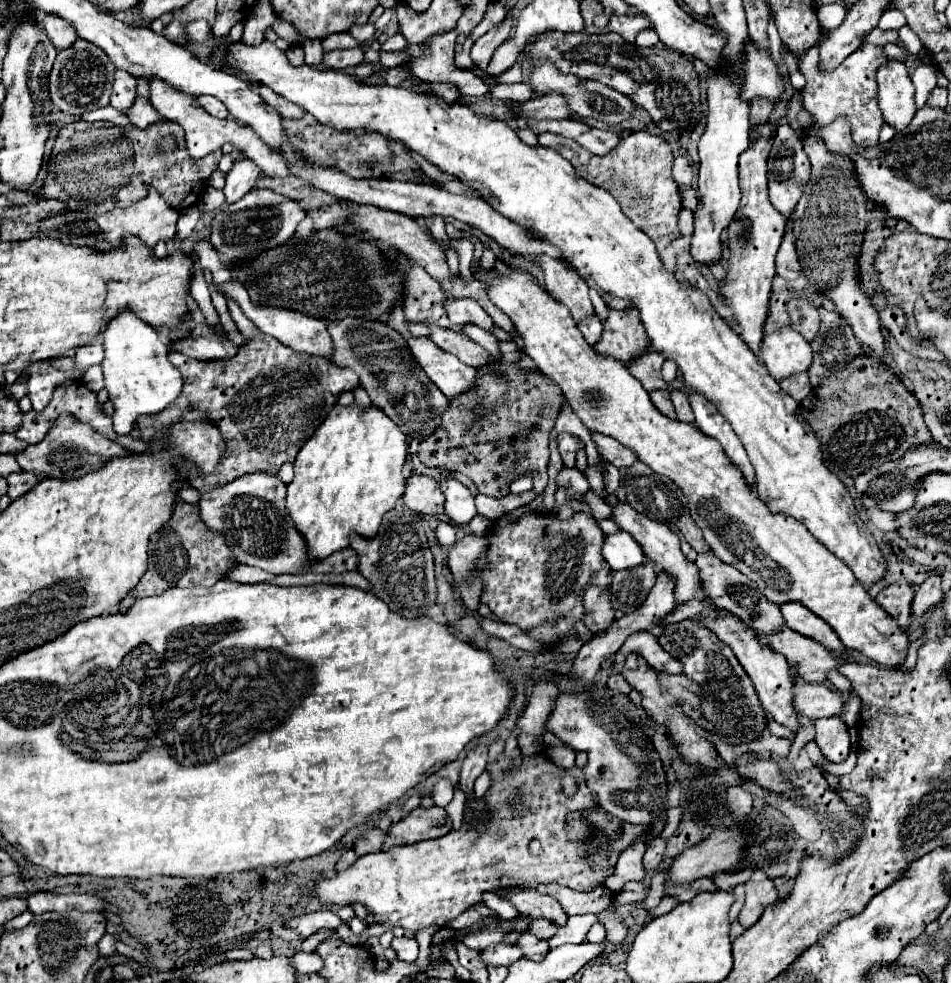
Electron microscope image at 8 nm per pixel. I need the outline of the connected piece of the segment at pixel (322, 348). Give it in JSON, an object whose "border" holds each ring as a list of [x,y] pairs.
{"border":[[[232,279],[232,281],[226,281],[222,285],[218,283],[212,283],[226,299],[232,299],[240,305],[240,309],[244,311],[244,315],[266,335],[272,335],[276,339],[280,339],[280,343],[284,343],[286,347],[292,347],[300,353],[308,353],[308,355],[320,355],[320,357],[328,357],[332,353],[332,339],[326,331],[326,321],[322,319],[316,319],[316,317],[308,317],[300,311],[294,311],[294,309],[284,309],[284,307],[264,307],[264,305],[256,305],[250,295],[248,295],[248,289]]]}

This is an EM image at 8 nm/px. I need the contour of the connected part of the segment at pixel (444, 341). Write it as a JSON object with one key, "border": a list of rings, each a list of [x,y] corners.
{"border":[[[426,323],[426,327],[430,329],[430,339],[440,345],[440,349],[456,355],[462,363],[472,367],[482,367],[488,363],[488,353],[466,335],[452,329],[442,329],[436,323]]]}

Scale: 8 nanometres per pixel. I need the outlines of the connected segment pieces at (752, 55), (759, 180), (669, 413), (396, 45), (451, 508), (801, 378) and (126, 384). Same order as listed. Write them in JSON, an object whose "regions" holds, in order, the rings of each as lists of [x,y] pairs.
{"regions":[[[[748,43],[748,69],[744,69],[744,99],[768,97],[778,101],[784,93],[784,83],[776,73],[776,63],[770,53],[760,53],[752,43]]],[[[762,125],[760,137],[740,155],[740,189],[742,201],[740,207],[726,227],[728,233],[728,267],[726,277],[720,281],[720,295],[726,305],[732,309],[736,325],[740,329],[740,337],[748,345],[748,349],[758,355],[762,341],[762,327],[768,317],[768,301],[770,287],[776,275],[774,257],[780,247],[780,239],[784,235],[786,219],[772,207],[768,201],[768,185],[766,185],[766,159],[770,151],[770,137],[774,129],[770,125]]],[[[664,389],[652,391],[652,393],[650,393],[650,399],[652,399],[652,403],[656,405],[656,409],[658,409],[662,415],[666,415],[668,419],[676,419],[676,411],[674,411],[674,405],[672,405],[672,401],[670,401],[670,397],[668,397],[668,391],[664,391]]],[[[397,33],[395,36],[386,40],[386,42],[381,47],[381,51],[398,52],[404,50],[406,45],[407,42],[404,37],[400,33]]],[[[448,479],[440,485],[446,503],[444,503],[444,511],[450,517],[452,523],[456,525],[466,525],[474,515],[476,515],[476,505],[474,505],[474,497],[468,491],[468,487],[464,487],[460,481],[456,479]]],[[[796,373],[796,375],[790,375],[786,379],[780,381],[780,387],[796,401],[802,401],[810,391],[812,391],[812,385],[810,385],[810,377],[808,373]]],[[[122,309],[104,331],[104,389],[114,403],[114,429],[128,435],[138,415],[154,415],[166,409],[182,389],[182,375],[168,361],[168,347],[160,343],[156,329],[144,323],[132,309]]]]}

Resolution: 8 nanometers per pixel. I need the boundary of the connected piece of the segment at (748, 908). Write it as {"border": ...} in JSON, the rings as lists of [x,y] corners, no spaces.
{"border":[[[758,867],[752,873],[752,877],[744,883],[744,891],[746,891],[746,901],[738,915],[738,921],[742,927],[748,929],[752,923],[760,919],[760,913],[766,905],[778,901],[778,893],[772,879],[764,873],[762,867]]]}

